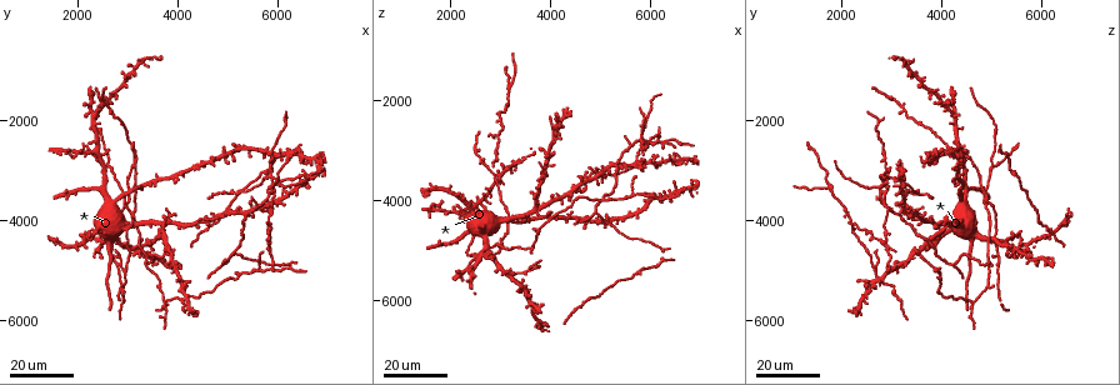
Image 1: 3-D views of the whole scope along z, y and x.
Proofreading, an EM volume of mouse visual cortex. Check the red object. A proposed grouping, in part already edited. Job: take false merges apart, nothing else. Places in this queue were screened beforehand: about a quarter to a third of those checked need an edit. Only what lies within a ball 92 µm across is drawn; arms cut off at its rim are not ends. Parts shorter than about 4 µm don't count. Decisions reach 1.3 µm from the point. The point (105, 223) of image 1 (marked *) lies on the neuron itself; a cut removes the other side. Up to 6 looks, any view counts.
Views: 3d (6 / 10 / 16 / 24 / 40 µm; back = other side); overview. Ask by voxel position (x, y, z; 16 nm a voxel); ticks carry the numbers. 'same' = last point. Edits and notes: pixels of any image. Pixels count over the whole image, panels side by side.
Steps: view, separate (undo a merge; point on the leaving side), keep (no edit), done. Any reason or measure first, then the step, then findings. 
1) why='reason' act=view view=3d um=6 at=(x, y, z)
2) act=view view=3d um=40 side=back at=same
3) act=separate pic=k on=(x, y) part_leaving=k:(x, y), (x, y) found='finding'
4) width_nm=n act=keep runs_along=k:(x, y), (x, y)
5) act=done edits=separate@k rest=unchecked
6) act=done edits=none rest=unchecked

why='three arms meet' act=view view=3d um=24 at=(3000, 5050, 2650)

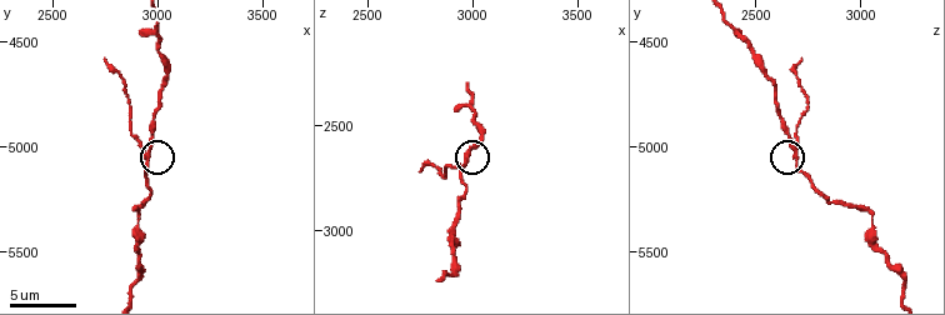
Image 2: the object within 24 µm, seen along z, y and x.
act=view view=3d um=10 at=(2960, 5040, 2690)

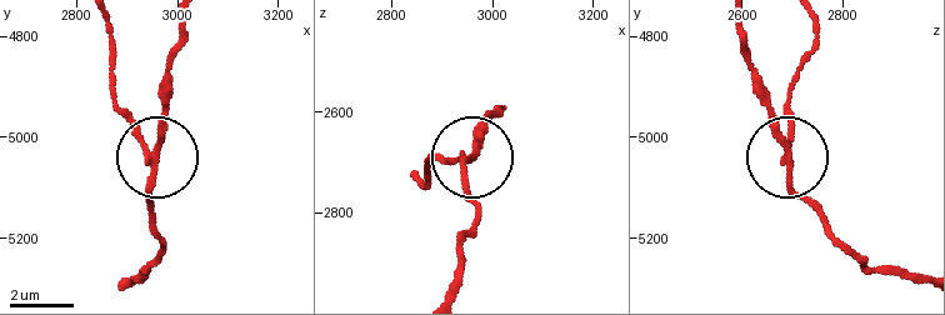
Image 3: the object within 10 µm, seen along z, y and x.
why='zoom in' act=view view=3d um=6 at=(2945, 5040, 2690)

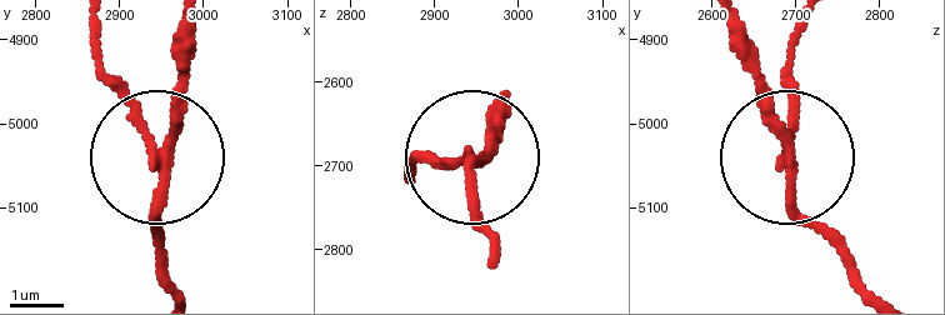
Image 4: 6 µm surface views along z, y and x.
arms=3 act=separate pic=4 on=(119, 76) part_leaving=4:(149, 143), (100, 66), (95, 26) found='two neurons meet here'

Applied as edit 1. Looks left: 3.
act=view view=overview

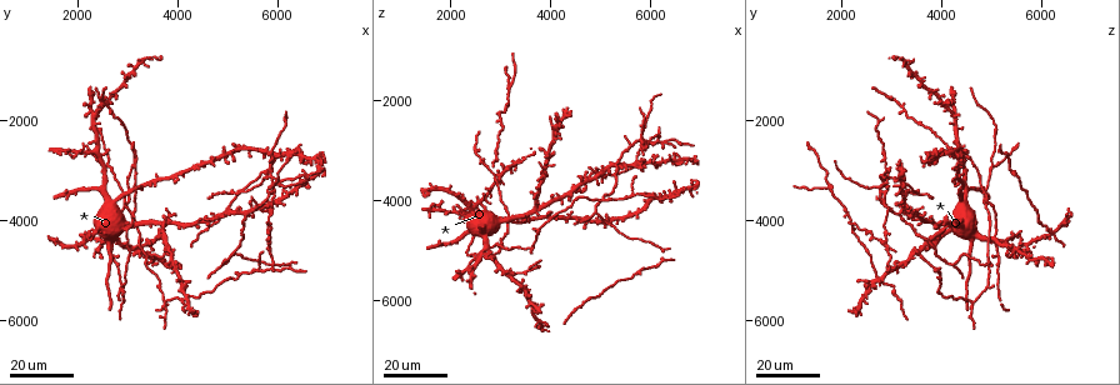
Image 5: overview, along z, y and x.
why='three-way junction' act=view view=3d um=24 at=(2900, 3650, 4850)

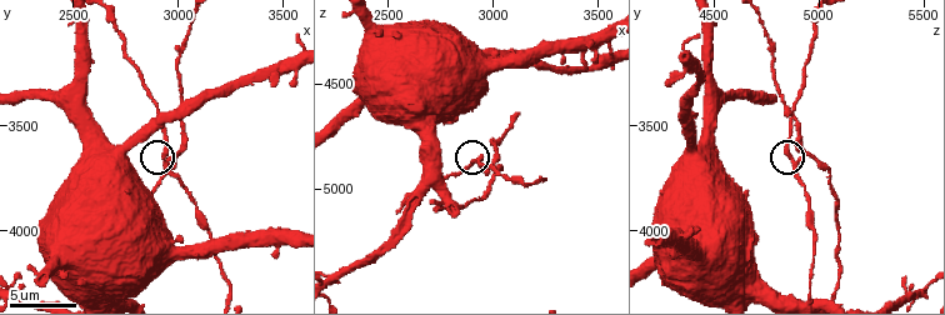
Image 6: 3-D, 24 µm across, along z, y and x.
why='closer look' act=view view=3d um=10 at=(2940, 3670, 4880)

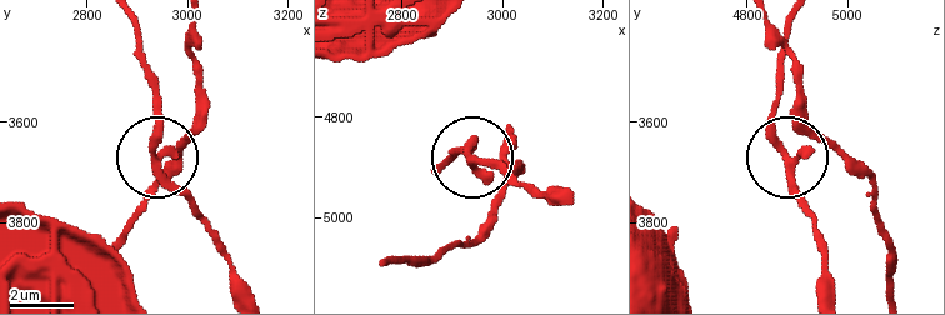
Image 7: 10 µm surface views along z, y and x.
arms=3 act=keep runs_along=7:(891, 293), (870, 180), (824, 148), (786, 154), (776, 78) found='continuous, no second neuron'

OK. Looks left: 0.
act=done edits=separate@4 rest=unchecked

